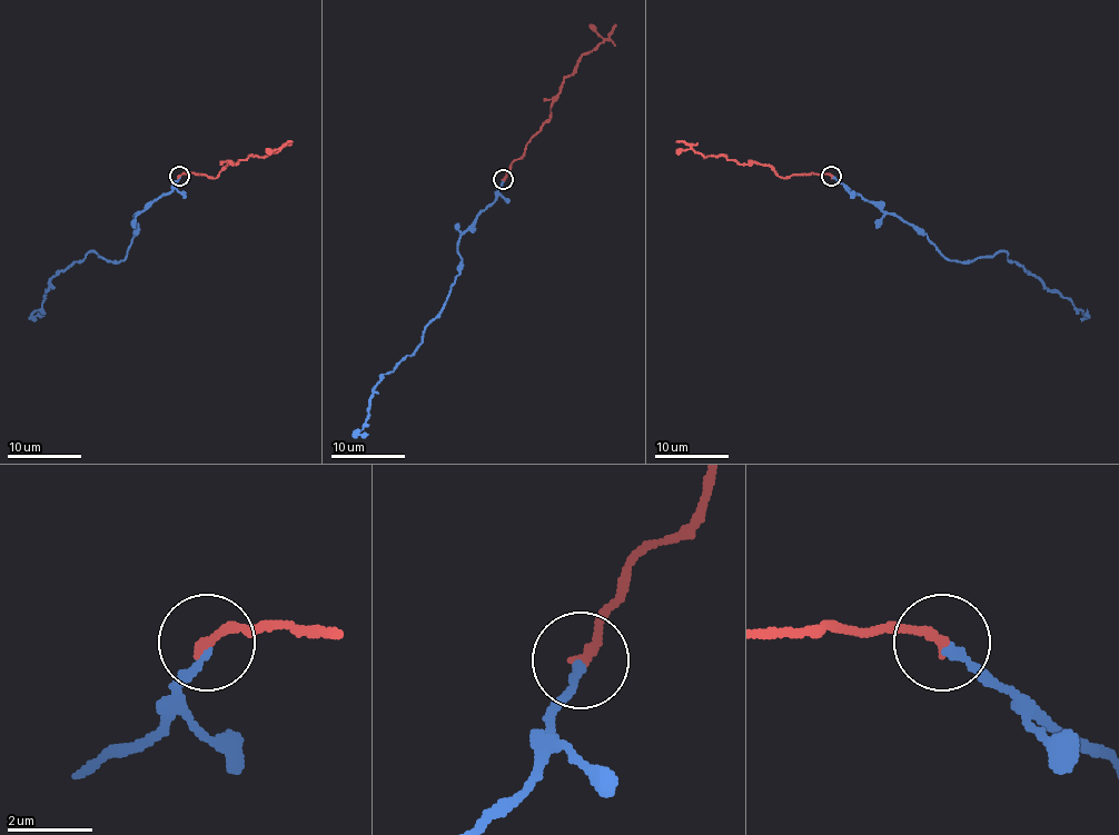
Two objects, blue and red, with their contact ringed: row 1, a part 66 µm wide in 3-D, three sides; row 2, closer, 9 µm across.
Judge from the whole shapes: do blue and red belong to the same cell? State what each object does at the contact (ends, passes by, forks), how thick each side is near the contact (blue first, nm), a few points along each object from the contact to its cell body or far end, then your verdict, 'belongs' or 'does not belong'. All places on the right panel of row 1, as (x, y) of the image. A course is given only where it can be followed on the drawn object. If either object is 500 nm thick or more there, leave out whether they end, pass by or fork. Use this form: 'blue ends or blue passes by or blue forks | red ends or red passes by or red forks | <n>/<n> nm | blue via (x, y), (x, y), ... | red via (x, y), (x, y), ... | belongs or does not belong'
blue ends | red ends | 220/220 nm | blue via (832, 176), (900, 216), (950, 260), (972, 262), (1004, 251), (1050, 290), (1058, 290), (1083, 316), (1087, 308) | red via (832, 176), (793, 174), (782, 177), (769, 166), (743, 165), (723, 155), (706, 157), (687, 143), (676, 142) | belongs

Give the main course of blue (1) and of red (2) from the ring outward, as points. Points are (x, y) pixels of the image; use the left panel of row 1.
1: (179, 176), (134, 216), (137, 232), (122, 260), (108, 262), (91, 251), (50, 280), (33, 316), (42, 308)
2: (179, 176), (204, 174), (215, 177), (228, 162), (235, 165), (250, 155), (270, 155), (293, 142)

